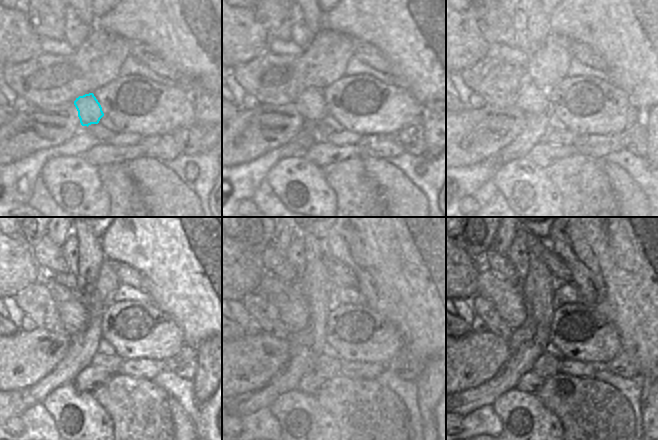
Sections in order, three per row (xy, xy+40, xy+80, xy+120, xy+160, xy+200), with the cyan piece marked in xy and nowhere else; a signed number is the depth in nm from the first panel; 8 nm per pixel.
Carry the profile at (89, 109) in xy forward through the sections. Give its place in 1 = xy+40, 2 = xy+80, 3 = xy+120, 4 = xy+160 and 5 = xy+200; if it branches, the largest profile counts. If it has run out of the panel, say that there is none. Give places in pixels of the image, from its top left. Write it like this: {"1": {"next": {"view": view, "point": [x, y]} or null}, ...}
{"1": {"next": {"view": "xy+40", "point": [311, 104]}}, "2": {"next": {"view": "xy+80", "point": [531, 100]}}, "3": {"next": {"view": "xy+120", "point": [73, 312]}}, "4": {"next": {"view": "xy+160", "point": [291, 303]}}, "5": {"next": {"view": "xy+200", "point": [508, 299]}}}

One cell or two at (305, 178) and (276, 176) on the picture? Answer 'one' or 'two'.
one

